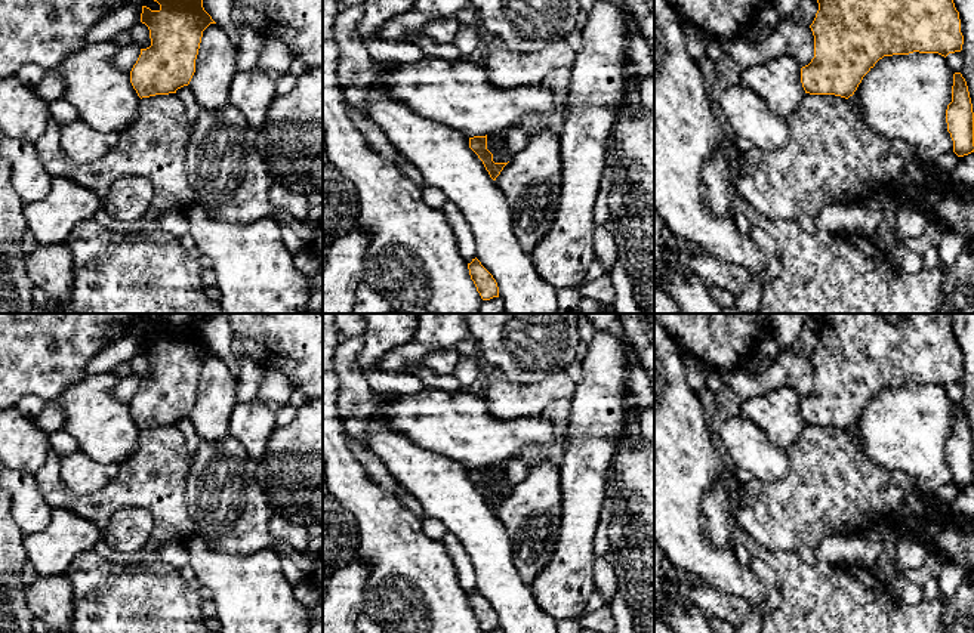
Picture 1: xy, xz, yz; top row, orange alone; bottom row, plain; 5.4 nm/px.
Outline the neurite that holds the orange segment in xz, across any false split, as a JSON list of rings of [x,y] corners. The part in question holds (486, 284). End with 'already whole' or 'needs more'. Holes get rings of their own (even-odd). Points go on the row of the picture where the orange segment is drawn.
[[[475,257],[468,263],[471,280],[474,281],[477,291],[483,300],[499,297],[499,287],[493,275],[481,265]]]; already whole

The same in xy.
[[[154,0],[160,4],[158,10],[142,6],[141,22],[150,30],[151,46],[141,49],[141,55],[130,71],[130,83],[138,96],[150,98],[155,95],[176,93],[178,89],[188,86],[195,72],[195,59],[198,55],[203,31],[216,24],[204,10],[203,0]]]; already whole

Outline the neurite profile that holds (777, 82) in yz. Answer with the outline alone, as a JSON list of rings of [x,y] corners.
[[[790,55],[742,70],[739,84],[755,92],[780,118],[790,115],[805,98],[801,67]]]

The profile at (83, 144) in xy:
[[[80,117],[67,126],[61,126],[61,149],[80,164],[89,164],[105,157],[118,139],[120,133],[99,132]]]

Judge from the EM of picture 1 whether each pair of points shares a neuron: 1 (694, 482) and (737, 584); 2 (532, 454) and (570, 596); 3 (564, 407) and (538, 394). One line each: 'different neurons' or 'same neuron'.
1: same neuron
2: different neurons
3: different neurons

